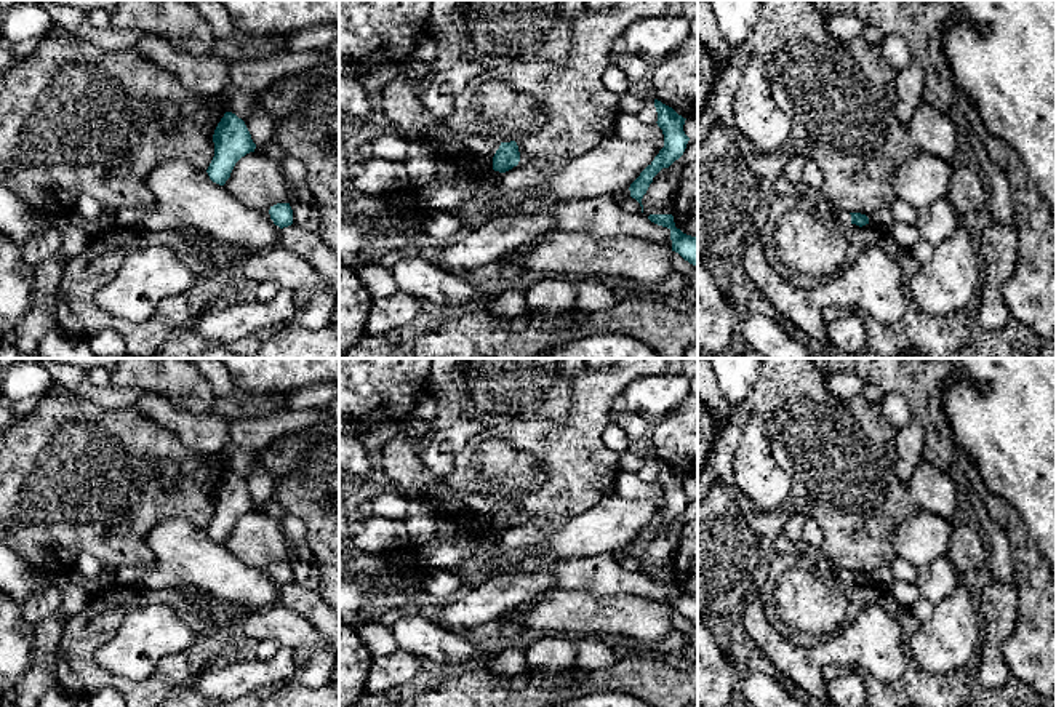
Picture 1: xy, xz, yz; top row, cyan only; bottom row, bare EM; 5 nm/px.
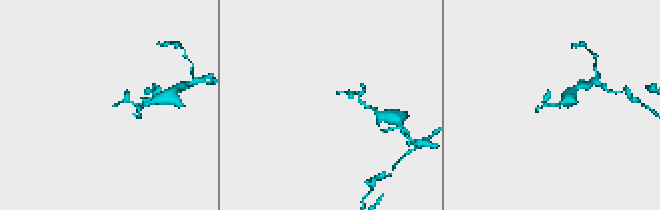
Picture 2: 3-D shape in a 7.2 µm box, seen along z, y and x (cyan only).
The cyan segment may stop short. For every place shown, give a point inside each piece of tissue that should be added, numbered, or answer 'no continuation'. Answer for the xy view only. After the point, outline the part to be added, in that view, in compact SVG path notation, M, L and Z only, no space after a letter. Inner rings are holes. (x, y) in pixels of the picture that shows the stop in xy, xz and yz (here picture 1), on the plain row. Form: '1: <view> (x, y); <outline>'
no continuation

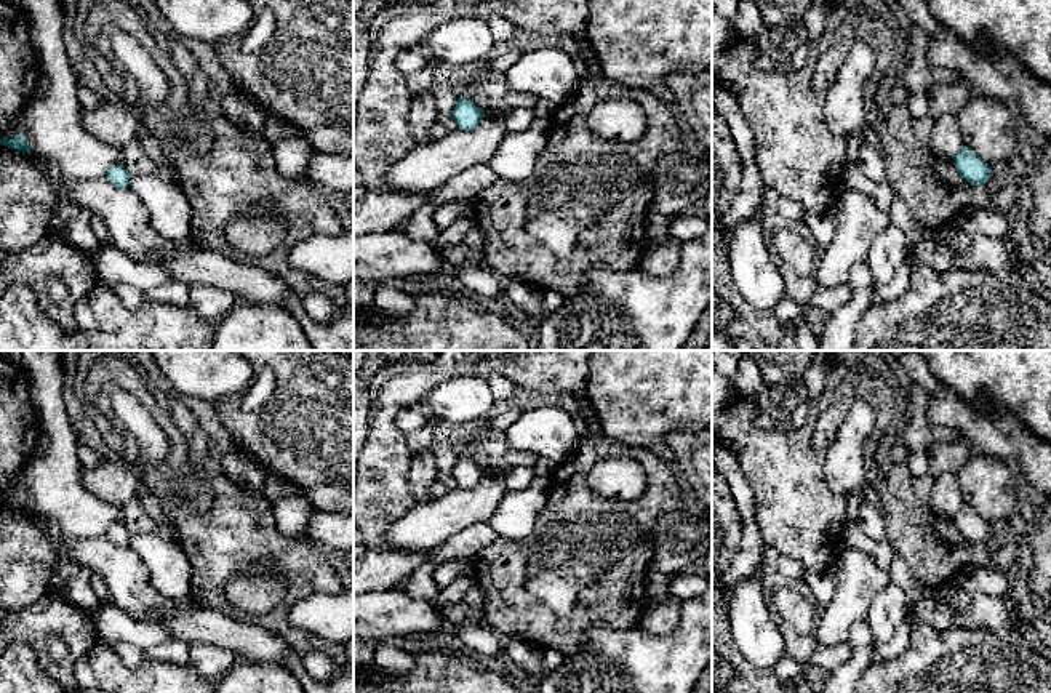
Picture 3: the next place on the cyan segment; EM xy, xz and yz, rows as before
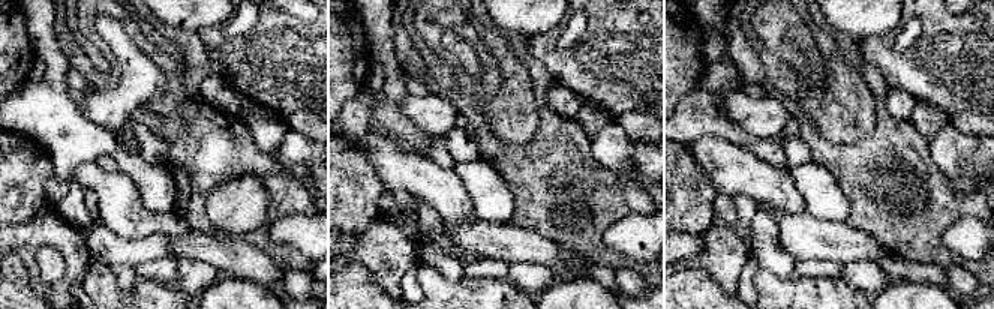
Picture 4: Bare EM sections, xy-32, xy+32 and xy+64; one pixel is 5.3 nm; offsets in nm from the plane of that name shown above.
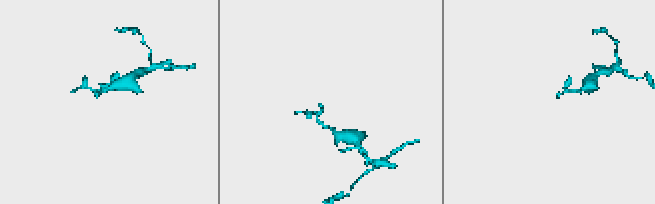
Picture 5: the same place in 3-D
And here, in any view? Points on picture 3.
no continuation

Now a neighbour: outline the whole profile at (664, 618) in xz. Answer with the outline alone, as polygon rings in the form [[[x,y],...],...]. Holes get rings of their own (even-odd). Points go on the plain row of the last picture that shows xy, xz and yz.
[[[669,597],[659,605],[648,605],[640,624],[646,632],[656,635],[672,634],[680,624],[680,605],[681,602],[675,597]]]

